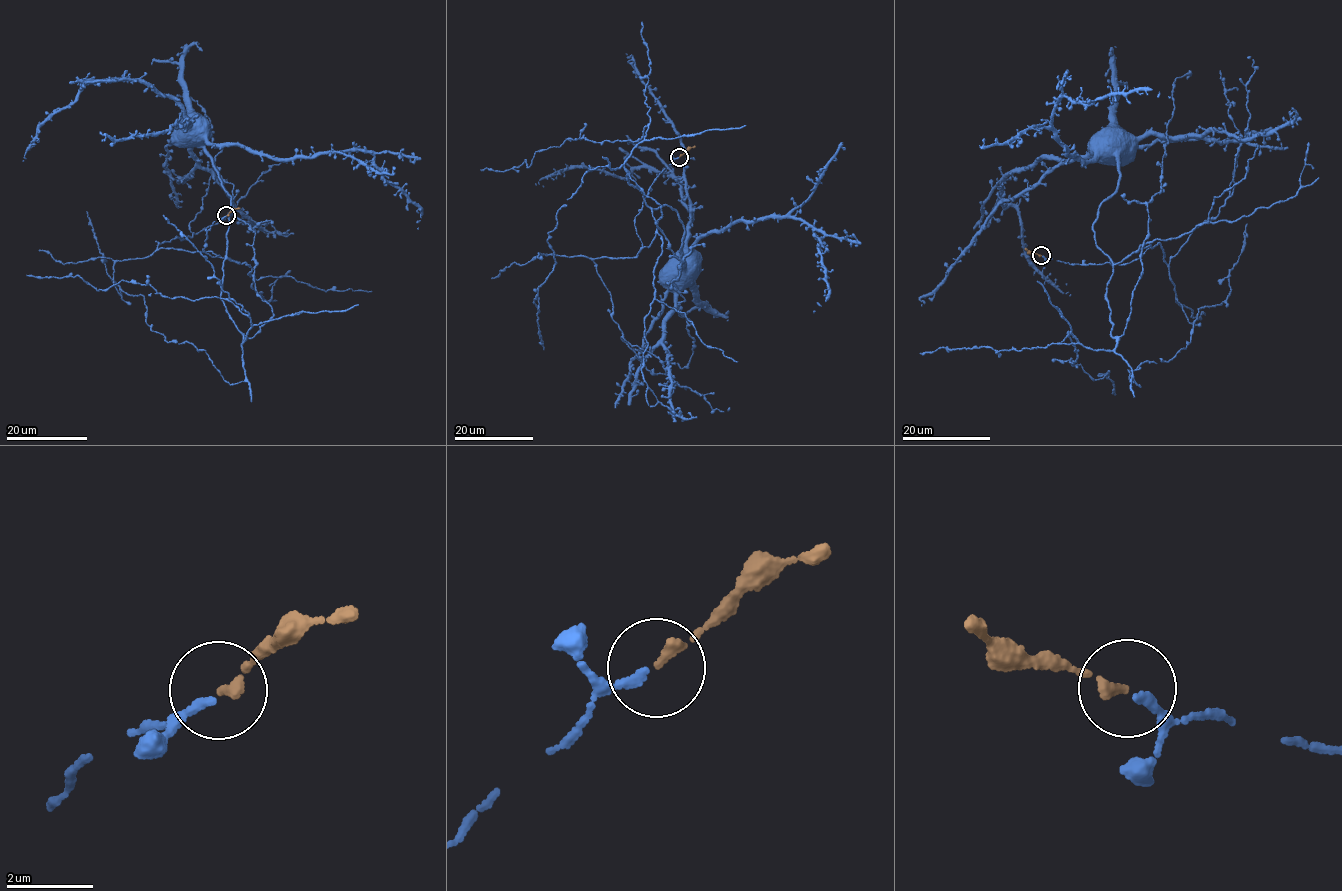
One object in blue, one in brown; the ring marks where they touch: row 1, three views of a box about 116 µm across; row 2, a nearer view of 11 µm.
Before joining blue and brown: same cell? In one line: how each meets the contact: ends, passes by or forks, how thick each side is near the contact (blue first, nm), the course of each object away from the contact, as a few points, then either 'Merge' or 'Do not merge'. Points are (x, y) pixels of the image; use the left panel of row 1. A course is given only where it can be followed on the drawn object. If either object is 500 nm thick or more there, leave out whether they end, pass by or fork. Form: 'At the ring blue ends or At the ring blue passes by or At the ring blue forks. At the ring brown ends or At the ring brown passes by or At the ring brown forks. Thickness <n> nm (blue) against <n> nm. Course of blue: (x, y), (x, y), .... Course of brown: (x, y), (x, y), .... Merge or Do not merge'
At the ring blue ends. At the ring brown ends. Thickness 180 nm (blue) against 220 nm. Course of blue: (226, 216), (210, 227), (202, 249), (211, 257), (229, 257), (238, 263), (228, 258), (231, 199), (195, 128). Course of brown: (226, 215), (239, 208). Merge

